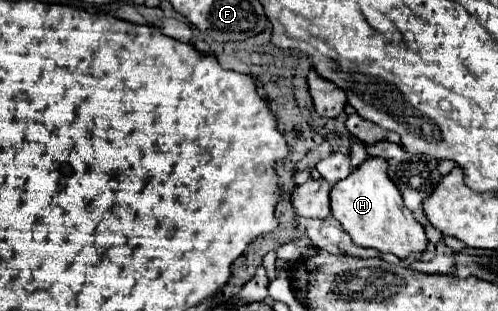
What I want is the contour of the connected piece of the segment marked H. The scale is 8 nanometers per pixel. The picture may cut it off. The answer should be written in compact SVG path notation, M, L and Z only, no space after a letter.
M366 160L346 180L338 182L332 188L330 200L332 216L362 248L390 252L404 260L410 254L422 254L428 246L424 226L414 218L414 214L408 208L404 208L398 188L386 176L386 160Z

